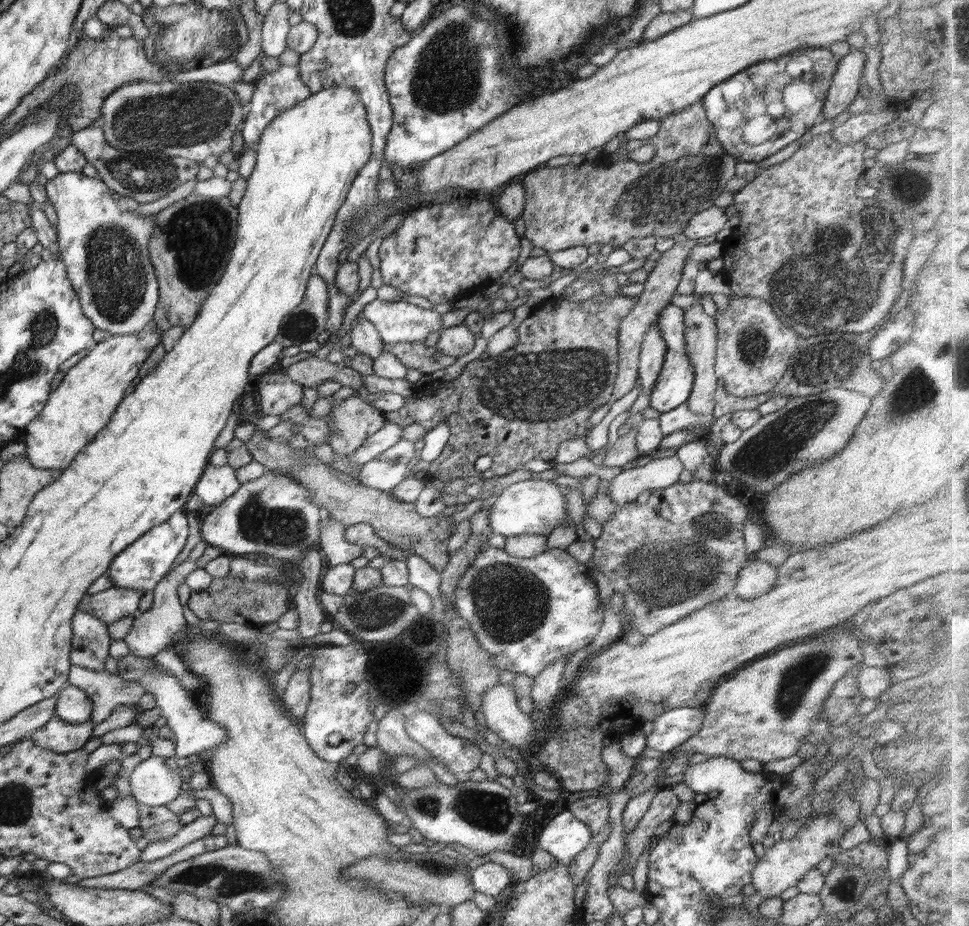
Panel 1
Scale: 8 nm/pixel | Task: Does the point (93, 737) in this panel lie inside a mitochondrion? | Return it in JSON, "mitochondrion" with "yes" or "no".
{"mitochondrion":"no"}

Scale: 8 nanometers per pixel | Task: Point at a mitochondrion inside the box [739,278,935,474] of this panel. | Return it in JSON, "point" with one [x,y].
{"point":[839,358]}

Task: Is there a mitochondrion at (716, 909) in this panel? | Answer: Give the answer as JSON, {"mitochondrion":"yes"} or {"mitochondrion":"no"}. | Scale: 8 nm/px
{"mitochondrion":"yes"}

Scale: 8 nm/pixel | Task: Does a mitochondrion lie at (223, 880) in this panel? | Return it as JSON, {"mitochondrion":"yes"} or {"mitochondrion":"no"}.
{"mitochondrion":"yes"}

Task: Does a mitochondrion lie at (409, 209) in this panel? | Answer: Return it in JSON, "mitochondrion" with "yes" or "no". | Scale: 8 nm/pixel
{"mitochondrion":"no"}

